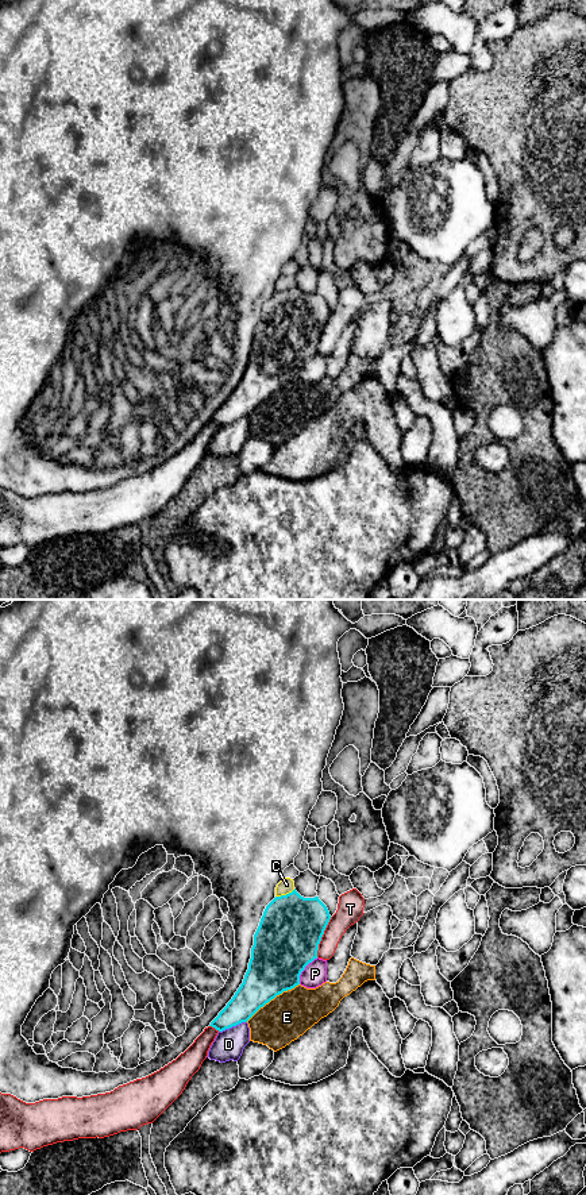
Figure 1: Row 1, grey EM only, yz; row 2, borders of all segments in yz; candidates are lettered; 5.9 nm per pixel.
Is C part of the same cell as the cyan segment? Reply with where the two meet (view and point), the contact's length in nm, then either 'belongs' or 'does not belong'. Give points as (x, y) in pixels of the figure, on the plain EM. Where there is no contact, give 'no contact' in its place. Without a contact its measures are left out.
yz (286, 289) | 130 nm | does not belong

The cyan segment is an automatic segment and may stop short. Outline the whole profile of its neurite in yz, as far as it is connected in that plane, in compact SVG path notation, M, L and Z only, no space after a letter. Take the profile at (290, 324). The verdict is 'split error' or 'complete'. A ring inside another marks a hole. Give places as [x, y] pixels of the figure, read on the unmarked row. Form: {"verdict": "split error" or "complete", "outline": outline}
{"verdict": "complete", "outline": "M296 284L275 292L254 329L243 378L209 421L223 427L247 417L277 390L298 381L301 367L317 354L329 315L319 292L304 293Z"}

